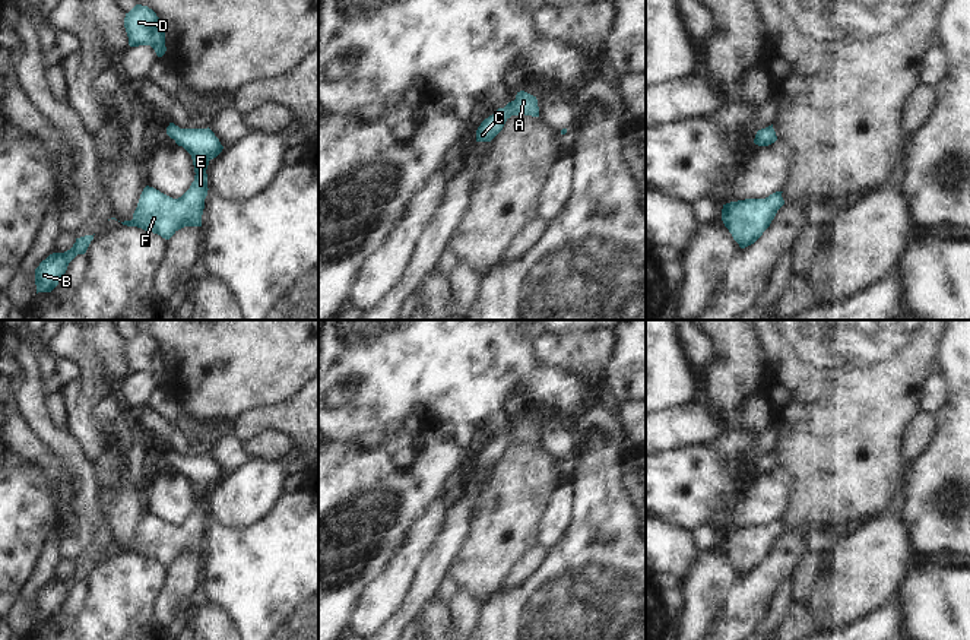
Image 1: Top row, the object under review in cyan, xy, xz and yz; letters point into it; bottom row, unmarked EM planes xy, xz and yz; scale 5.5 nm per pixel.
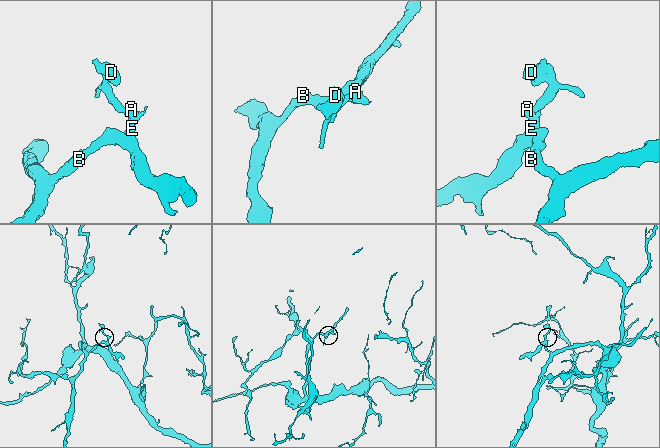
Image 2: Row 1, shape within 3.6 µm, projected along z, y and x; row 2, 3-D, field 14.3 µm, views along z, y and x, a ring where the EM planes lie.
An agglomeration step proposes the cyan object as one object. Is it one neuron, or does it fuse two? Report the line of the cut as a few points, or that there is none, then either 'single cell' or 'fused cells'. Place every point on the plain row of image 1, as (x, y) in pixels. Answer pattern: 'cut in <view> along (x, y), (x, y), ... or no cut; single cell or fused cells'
no cut; single cell

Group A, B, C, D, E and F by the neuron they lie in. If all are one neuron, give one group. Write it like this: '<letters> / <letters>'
A B C D E F

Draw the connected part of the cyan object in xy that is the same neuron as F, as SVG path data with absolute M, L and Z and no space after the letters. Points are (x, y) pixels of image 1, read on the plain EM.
M174 450L167 454L167 462L183 473L193 487L194 508L178 526L172 526L159 517L146 513L140 522L131 548L121 549L169 567L184 554L202 554L205 526L207 523L207 492L224 473L215 460L207 456L180 456Z

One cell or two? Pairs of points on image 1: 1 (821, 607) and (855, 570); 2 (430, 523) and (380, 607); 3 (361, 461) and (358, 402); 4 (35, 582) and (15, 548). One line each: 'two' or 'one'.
1: one
2: one
3: two
4: two

